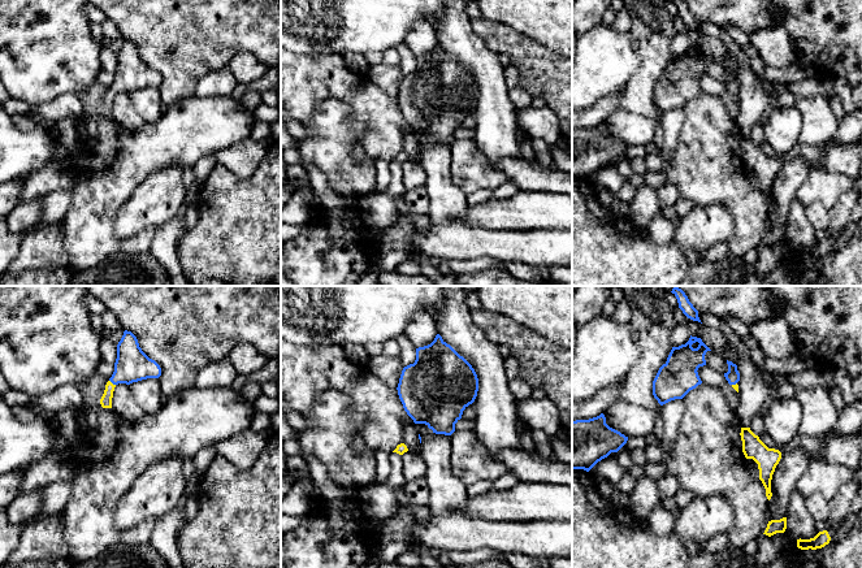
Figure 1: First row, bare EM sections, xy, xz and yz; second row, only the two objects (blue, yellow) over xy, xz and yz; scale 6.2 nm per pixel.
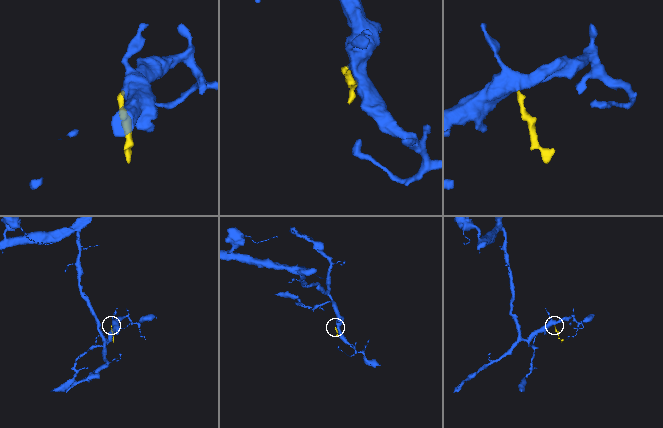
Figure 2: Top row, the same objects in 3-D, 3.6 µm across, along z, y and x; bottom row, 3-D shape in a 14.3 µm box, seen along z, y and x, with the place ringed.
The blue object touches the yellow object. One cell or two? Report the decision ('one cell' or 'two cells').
one cell

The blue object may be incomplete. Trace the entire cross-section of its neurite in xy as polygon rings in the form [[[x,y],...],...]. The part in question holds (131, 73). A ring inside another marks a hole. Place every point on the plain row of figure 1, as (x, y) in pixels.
[[[125,39],[117,53],[114,81],[107,91],[100,108],[101,116],[112,117],[113,100],[118,92],[130,94],[147,87],[159,87],[160,84],[160,74],[142,60],[137,45],[131,40]]]

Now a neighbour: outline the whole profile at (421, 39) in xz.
[[[426,21],[415,23],[407,32],[404,43],[416,57],[430,53],[437,44],[437,32],[433,23]]]

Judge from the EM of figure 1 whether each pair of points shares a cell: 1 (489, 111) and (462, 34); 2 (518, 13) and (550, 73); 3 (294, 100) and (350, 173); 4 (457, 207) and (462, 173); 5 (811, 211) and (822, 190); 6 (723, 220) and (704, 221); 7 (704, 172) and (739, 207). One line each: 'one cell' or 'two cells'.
1: one cell
2: two cells
3: two cells
4: two cells
5: two cells
6: one cell
7: one cell

